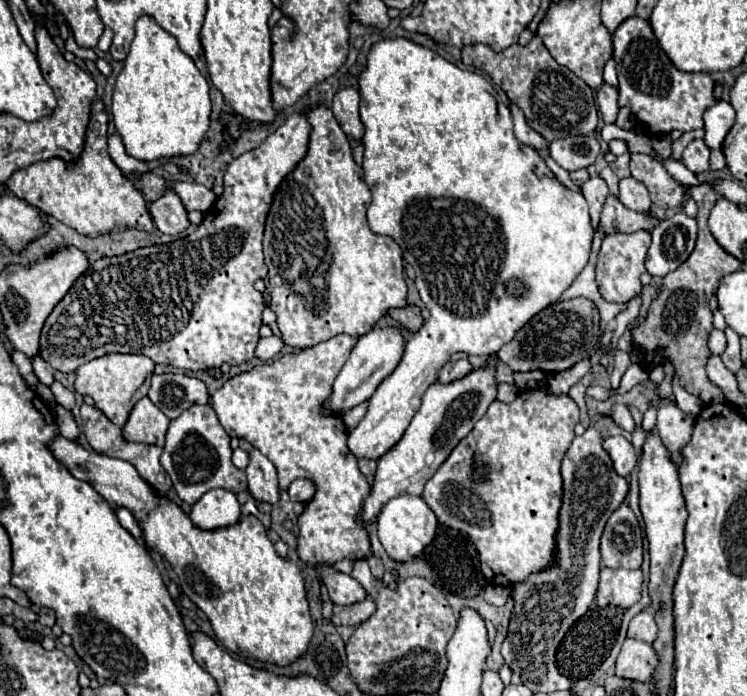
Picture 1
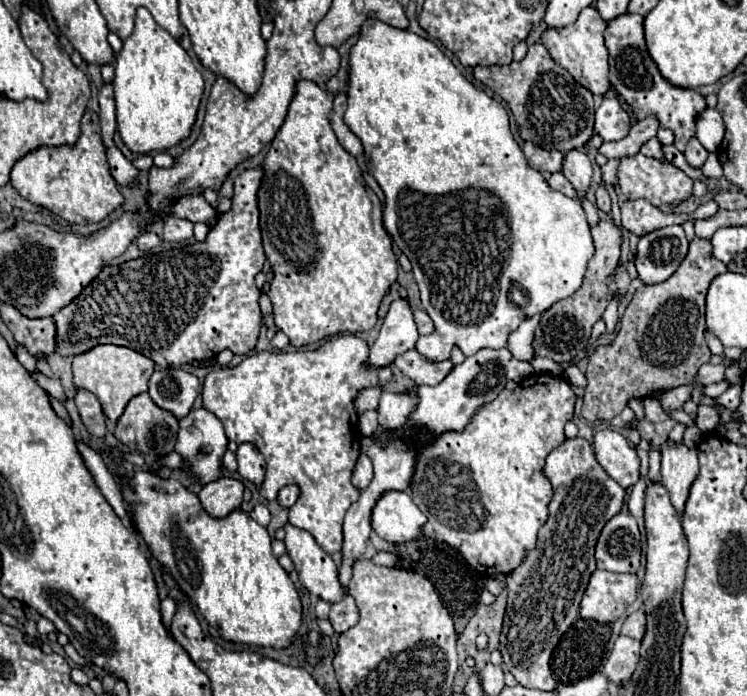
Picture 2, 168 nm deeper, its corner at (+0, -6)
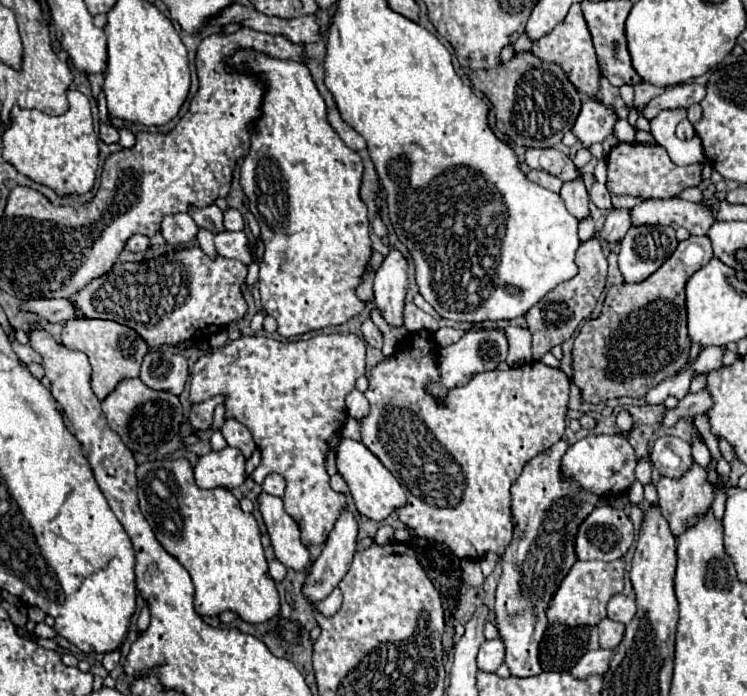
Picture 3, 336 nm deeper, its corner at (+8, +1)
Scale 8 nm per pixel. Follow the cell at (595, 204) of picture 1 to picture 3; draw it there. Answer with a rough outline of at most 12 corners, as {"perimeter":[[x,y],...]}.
{"perimeter":[[602,183],[590,189],[590,201],[600,209],[612,209],[610,195]]}

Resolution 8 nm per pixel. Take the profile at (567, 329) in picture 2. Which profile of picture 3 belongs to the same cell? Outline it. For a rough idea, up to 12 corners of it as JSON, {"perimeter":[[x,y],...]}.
{"perimeter":[[598,239],[580,245],[576,277],[526,313],[536,361],[590,317],[608,263]]}

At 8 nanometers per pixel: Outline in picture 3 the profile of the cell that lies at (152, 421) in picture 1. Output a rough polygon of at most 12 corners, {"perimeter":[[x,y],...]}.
{"perimeter":[[138,377],[102,411],[124,445],[152,455],[178,435],[182,405]]}

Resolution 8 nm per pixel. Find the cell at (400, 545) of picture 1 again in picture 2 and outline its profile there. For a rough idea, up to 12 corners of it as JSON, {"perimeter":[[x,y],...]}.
{"perimeter":[[386,492],[372,510],[390,544],[422,534],[426,516],[406,492]]}

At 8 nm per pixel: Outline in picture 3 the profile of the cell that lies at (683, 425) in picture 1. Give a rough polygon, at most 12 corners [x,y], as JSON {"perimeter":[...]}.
{"perimeter":[[694,465],[662,477],[658,507],[674,537],[710,509],[716,489]]}

